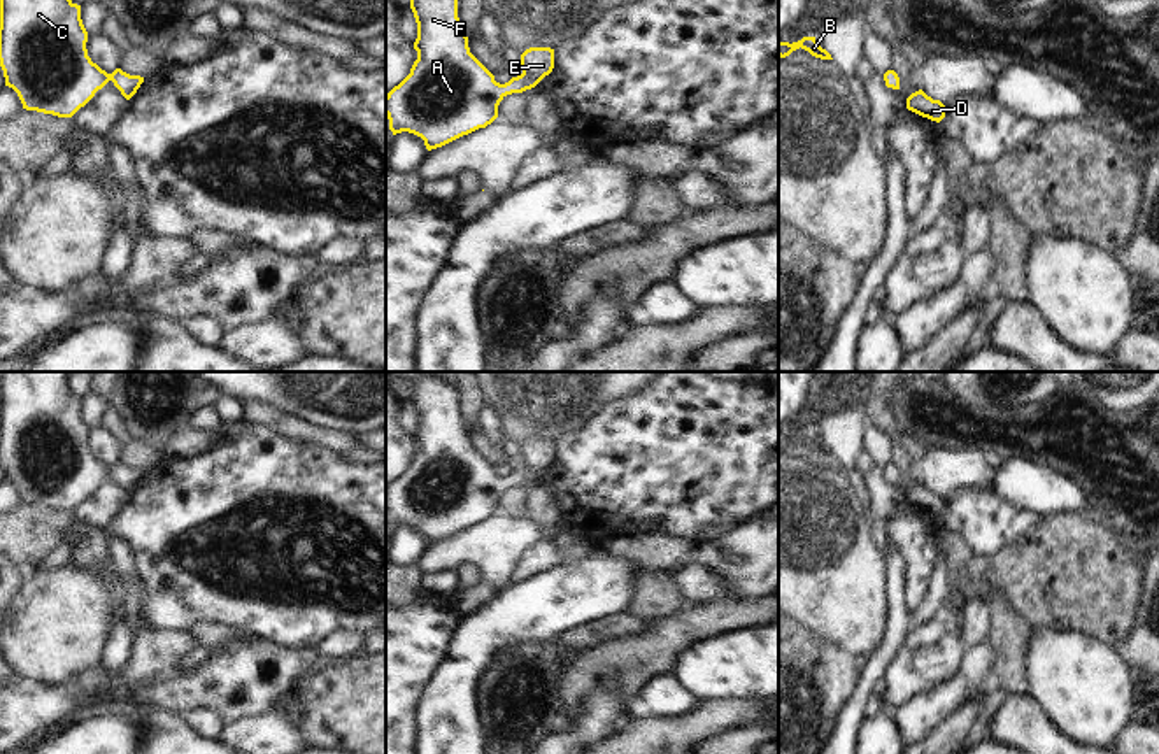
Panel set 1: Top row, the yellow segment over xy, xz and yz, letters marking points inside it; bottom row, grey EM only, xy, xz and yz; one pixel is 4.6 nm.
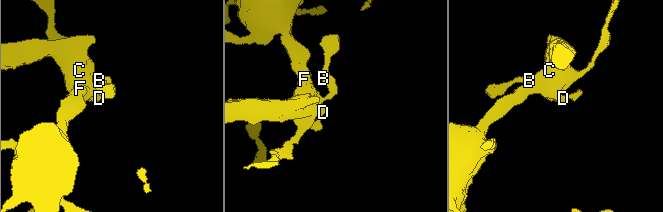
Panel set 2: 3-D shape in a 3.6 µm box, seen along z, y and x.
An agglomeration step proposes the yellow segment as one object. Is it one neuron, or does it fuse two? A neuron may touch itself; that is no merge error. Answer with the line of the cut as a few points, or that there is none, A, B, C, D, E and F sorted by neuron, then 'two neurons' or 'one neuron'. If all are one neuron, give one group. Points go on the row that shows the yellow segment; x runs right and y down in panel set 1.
cut none; groups A B C D E F; one neuron

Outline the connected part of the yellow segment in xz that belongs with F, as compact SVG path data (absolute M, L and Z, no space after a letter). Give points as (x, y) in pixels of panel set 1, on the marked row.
M410 0L410 9L417 23L417 60L410 74L386 95L386 116L393 135L414 133L424 140L428 151L486 128L498 117L498 105L507 95L535 88L554 68L554 49L530 47L521 54L523 74L500 84L470 53L458 18L458 0Z

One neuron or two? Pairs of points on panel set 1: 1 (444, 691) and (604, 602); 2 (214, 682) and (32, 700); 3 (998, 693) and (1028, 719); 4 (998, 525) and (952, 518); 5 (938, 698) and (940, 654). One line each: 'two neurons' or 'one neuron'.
1: one neuron
2: one neuron
3: two neurons
4: one neuron
5: two neurons

